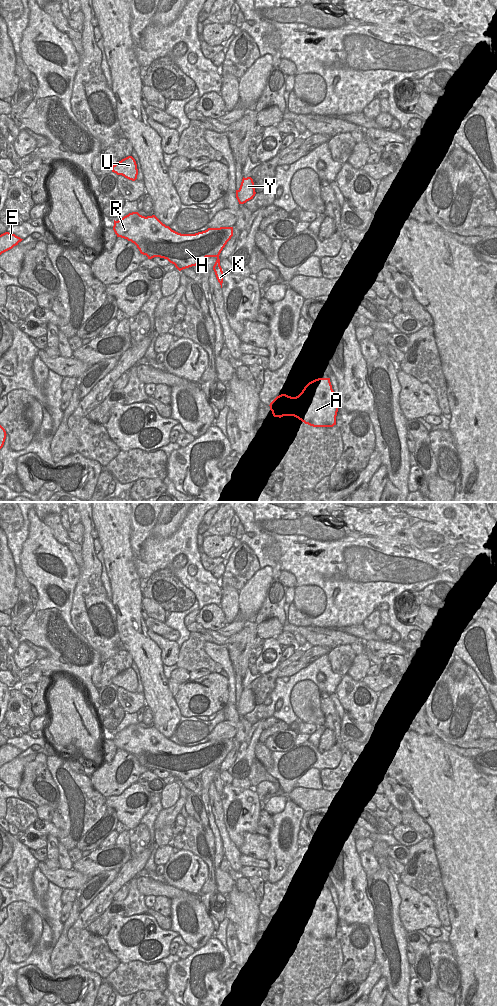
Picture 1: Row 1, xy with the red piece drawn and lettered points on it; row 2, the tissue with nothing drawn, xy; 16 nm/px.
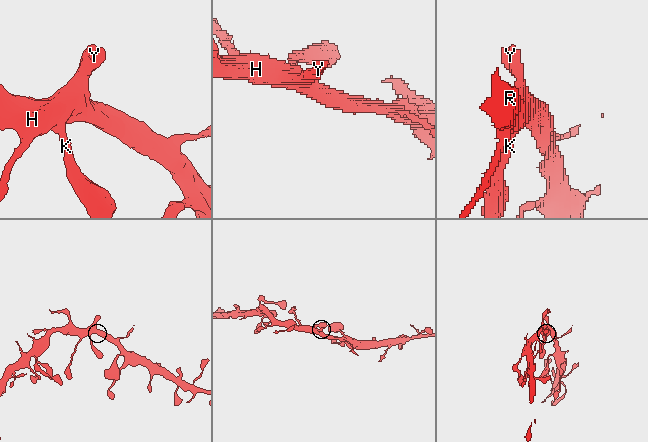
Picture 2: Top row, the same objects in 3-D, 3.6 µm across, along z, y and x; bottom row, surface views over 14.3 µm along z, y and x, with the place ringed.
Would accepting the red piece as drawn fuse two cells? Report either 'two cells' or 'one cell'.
one cell

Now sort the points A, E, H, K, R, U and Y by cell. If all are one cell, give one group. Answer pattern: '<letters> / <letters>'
A E H K R U Y

